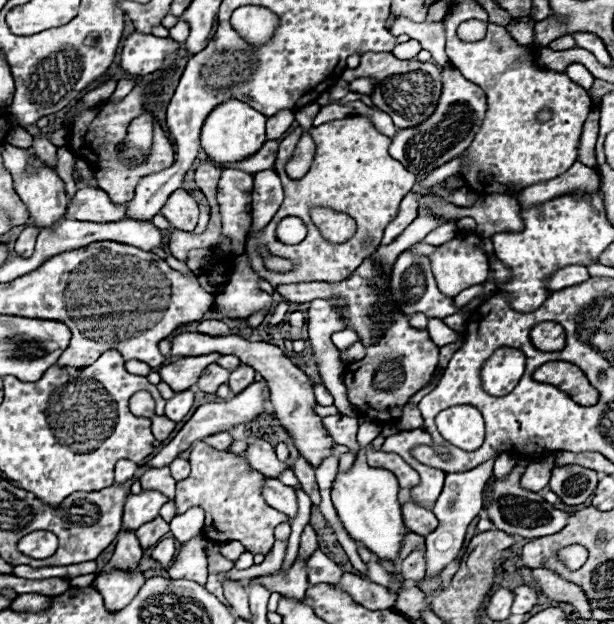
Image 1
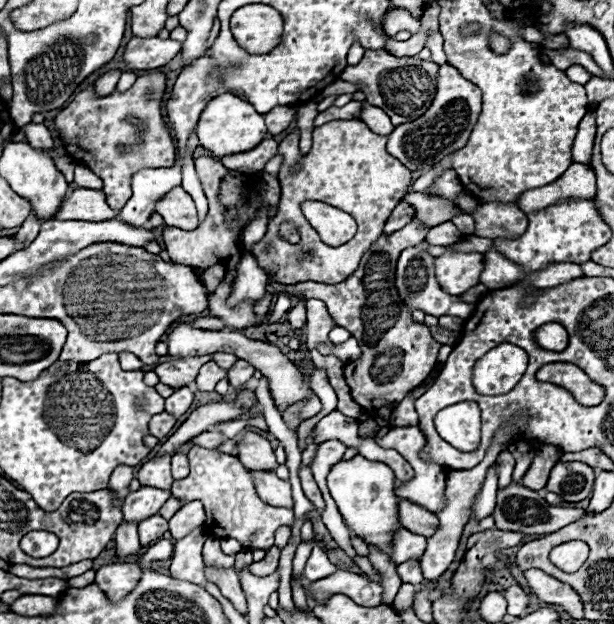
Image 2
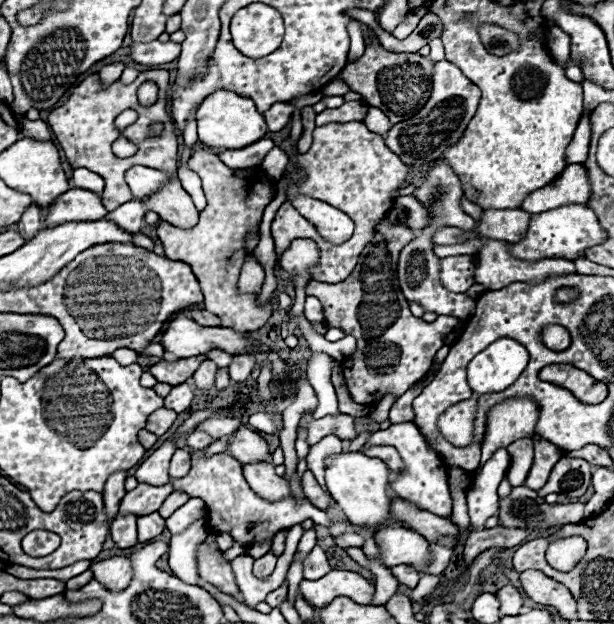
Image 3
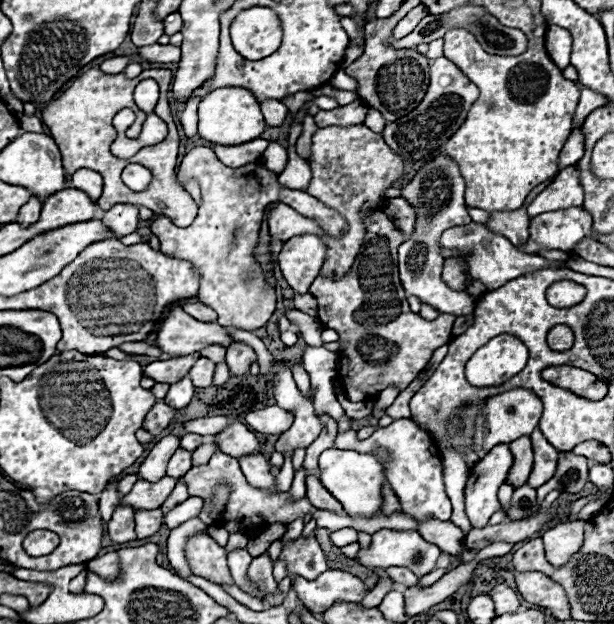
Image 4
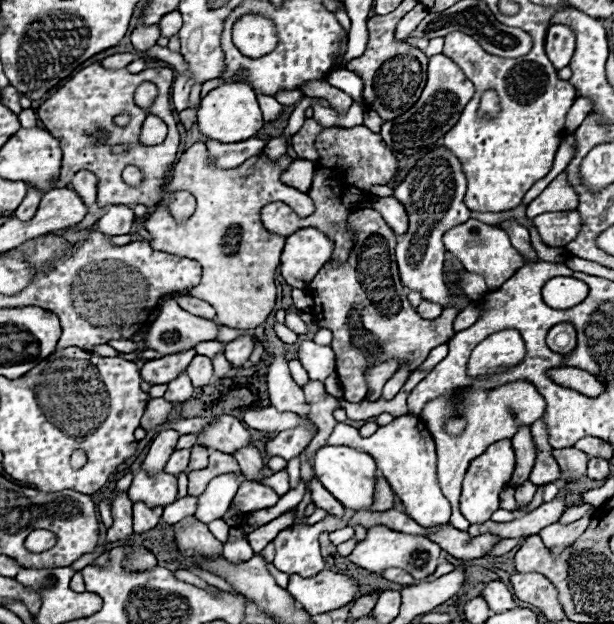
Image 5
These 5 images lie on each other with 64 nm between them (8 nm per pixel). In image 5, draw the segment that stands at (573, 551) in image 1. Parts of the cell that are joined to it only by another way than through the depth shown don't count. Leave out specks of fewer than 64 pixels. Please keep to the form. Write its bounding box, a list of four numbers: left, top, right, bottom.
[538,514,592,552]

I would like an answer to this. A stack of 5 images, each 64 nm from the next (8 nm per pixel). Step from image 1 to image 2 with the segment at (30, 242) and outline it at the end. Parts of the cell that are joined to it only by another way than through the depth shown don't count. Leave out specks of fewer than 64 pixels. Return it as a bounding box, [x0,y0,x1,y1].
[16,212,40,248]

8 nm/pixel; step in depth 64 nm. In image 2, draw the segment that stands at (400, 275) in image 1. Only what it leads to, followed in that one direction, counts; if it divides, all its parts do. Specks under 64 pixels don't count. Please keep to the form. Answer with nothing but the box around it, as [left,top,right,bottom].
[396,240,474,318]

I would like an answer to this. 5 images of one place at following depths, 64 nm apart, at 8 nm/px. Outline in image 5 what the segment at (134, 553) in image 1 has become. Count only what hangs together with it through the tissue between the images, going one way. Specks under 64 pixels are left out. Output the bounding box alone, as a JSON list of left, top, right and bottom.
[106,492,132,542]

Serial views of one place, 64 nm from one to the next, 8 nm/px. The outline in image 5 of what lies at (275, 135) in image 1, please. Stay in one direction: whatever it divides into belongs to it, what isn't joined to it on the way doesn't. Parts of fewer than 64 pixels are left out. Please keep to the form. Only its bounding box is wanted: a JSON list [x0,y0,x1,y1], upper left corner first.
[258,94,282,120]

